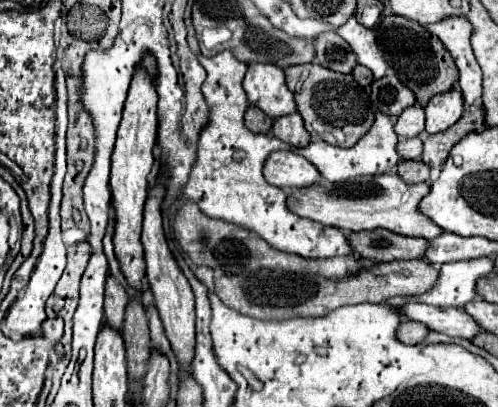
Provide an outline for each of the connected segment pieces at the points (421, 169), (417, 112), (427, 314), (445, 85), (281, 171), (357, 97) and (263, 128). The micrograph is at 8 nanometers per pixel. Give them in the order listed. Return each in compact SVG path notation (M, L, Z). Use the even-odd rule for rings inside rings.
M399 160L397 172L407 184L429 182L429 166L425 166L421 160Z
M411 106L407 108L405 112L401 112L397 124L395 124L395 132L399 138L409 138L409 136L419 136L425 128L425 122L423 122L423 116L425 116L425 110L421 106Z
M407 302L399 308L399 314L405 316L411 322L421 322L429 330L447 334L447 336L461 336L461 338L473 338L473 334L479 334L481 328L469 314L465 314L459 308L439 308L419 302Z
M385 16L377 26L377 42L385 54L385 60L391 68L395 68L401 82L415 94L419 104L427 104L435 94L443 94L453 90L459 80L459 70L445 50L441 40L425 30L419 22L401 18L401 16Z
M273 152L265 160L263 176L277 188L301 188L317 182L317 168L295 152Z
M319 64L289 66L285 74L287 86L295 94L297 112L303 116L305 130L311 134L311 140L325 140L341 148L351 148L373 126L375 114L371 110L369 96L351 74L339 74Z
M249 106L245 112L245 126L251 132L269 132L273 126L273 118L263 114L257 106Z

